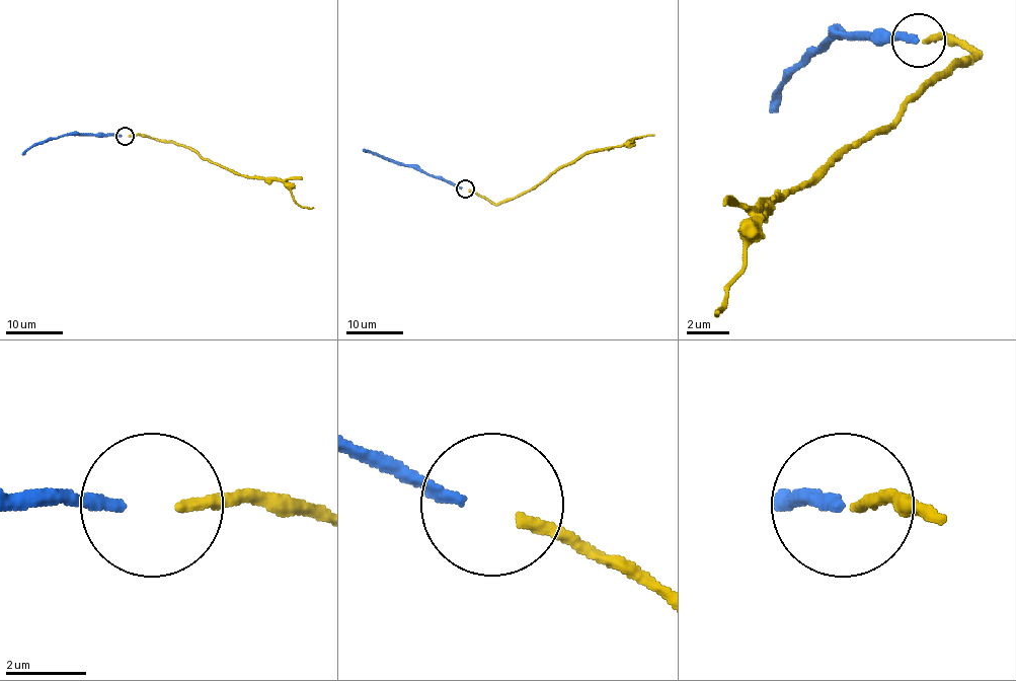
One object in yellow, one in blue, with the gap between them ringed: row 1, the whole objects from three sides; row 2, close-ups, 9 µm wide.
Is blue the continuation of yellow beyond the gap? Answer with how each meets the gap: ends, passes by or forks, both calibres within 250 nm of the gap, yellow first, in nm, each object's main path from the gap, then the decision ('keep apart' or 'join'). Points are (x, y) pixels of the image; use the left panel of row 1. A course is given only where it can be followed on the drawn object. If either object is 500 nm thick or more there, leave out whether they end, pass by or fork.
yellow ends | blue ends | 280/280 nm | yellow via (129, 136), (147, 136), (193, 148), (204, 158), (246, 177), (280, 179), (298, 204), (313, 207) | blue via (122, 136), (65, 134), (33, 144), (22, 154) | join

